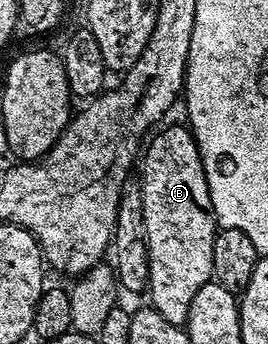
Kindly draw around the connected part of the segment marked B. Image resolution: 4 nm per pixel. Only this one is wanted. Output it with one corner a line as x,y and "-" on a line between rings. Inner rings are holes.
179,124
162,128
146,141
141,156
149,260
146,291
151,292
150,307
155,308
165,322
183,326
189,318
193,298
197,298
197,290
212,283
213,242
217,225
215,214
211,211
209,186
199,157
199,147
195,144
195,135
190,127
184,125
183,128

